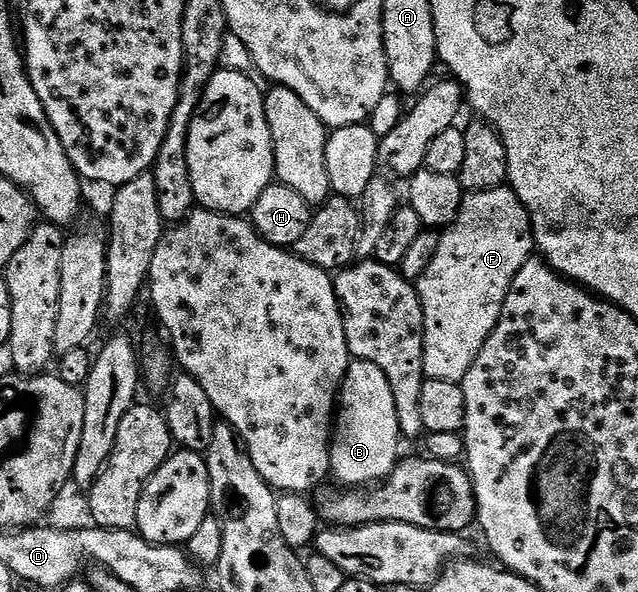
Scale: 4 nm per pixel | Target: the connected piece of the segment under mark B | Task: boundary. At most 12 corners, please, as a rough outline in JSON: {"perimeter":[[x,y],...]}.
{"perimeter":[[350,360],[335,410],[331,477],[373,487],[402,456],[395,395]]}

